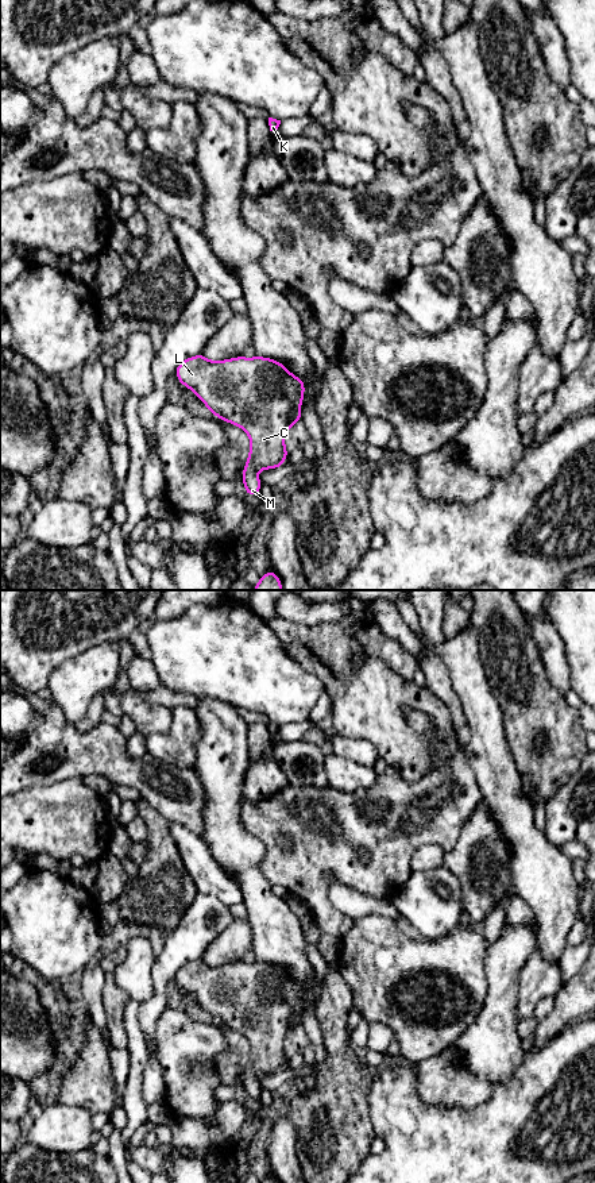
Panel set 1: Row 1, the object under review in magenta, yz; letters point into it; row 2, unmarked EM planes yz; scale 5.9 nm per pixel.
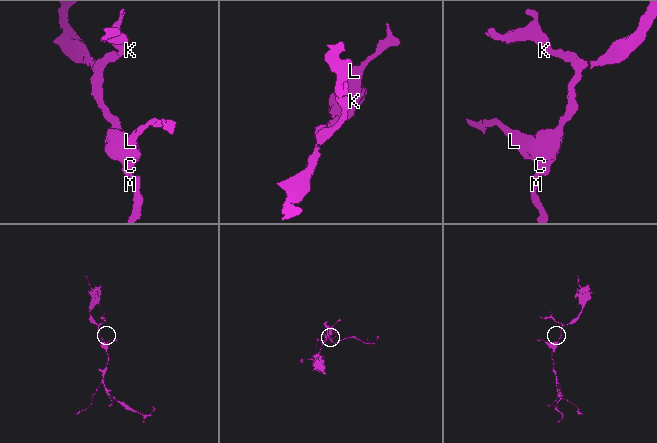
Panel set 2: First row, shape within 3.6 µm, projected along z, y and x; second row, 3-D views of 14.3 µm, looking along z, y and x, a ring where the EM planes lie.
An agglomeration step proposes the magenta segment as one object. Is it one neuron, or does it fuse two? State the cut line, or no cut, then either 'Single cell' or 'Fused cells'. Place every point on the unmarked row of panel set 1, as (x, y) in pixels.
No split. Single cell

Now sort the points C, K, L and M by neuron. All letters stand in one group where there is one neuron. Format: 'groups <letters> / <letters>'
groups C K L M

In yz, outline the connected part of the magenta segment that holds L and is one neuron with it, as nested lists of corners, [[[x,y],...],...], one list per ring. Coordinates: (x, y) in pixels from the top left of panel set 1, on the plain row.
[[[202,957],[182,966],[174,979],[219,1025],[246,1036],[251,1051],[242,1087],[248,1102],[258,1101],[262,1093],[258,1075],[278,1074],[286,1067],[289,1056],[285,1053],[285,1040],[302,1025],[300,1010],[304,1007],[305,987],[283,968],[270,963],[236,962],[215,967],[208,966]]]

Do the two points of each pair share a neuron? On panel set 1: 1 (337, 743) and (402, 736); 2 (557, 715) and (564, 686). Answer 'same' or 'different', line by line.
1: different
2: different

